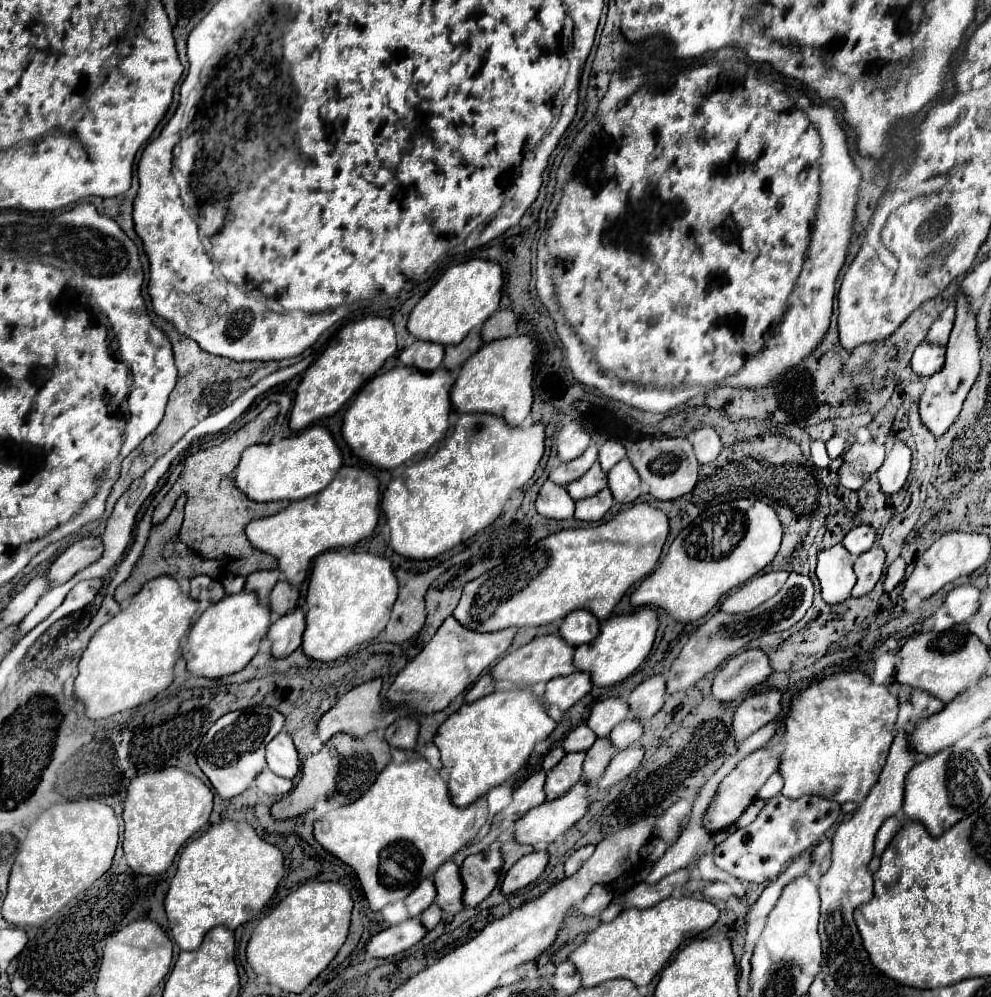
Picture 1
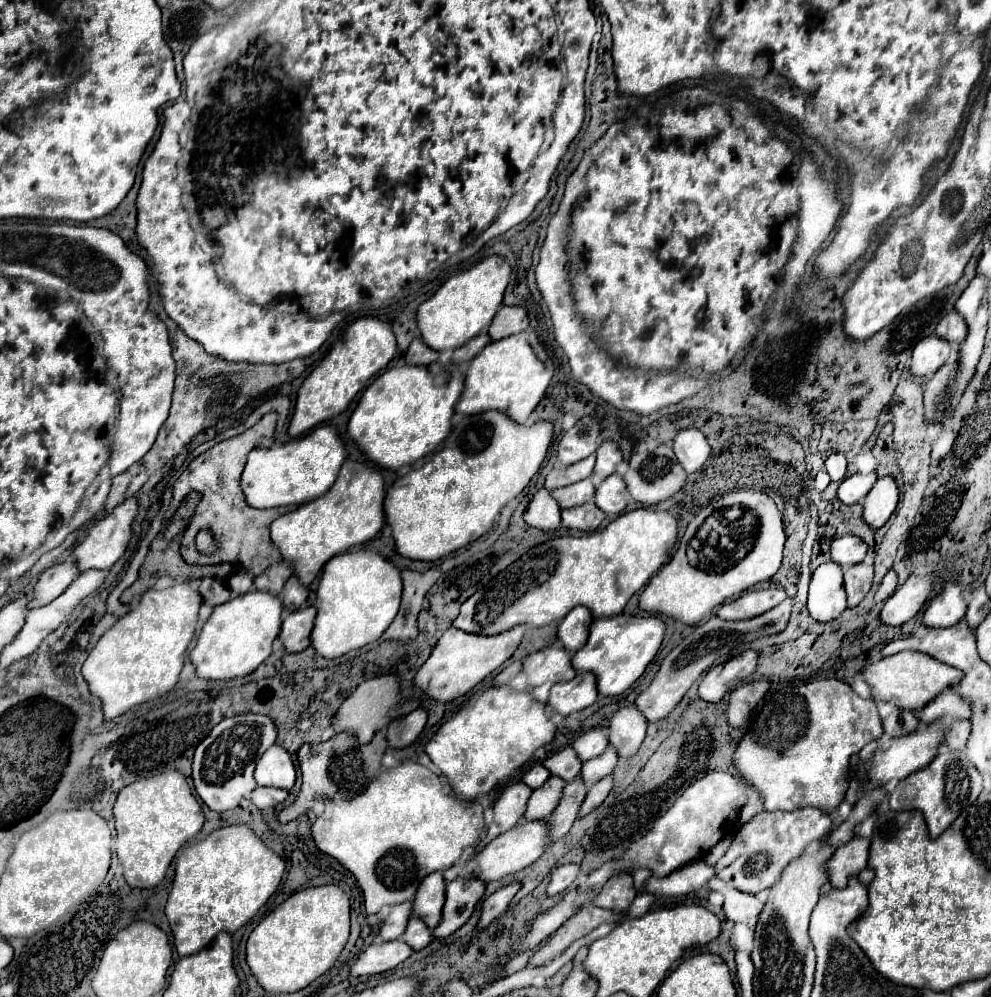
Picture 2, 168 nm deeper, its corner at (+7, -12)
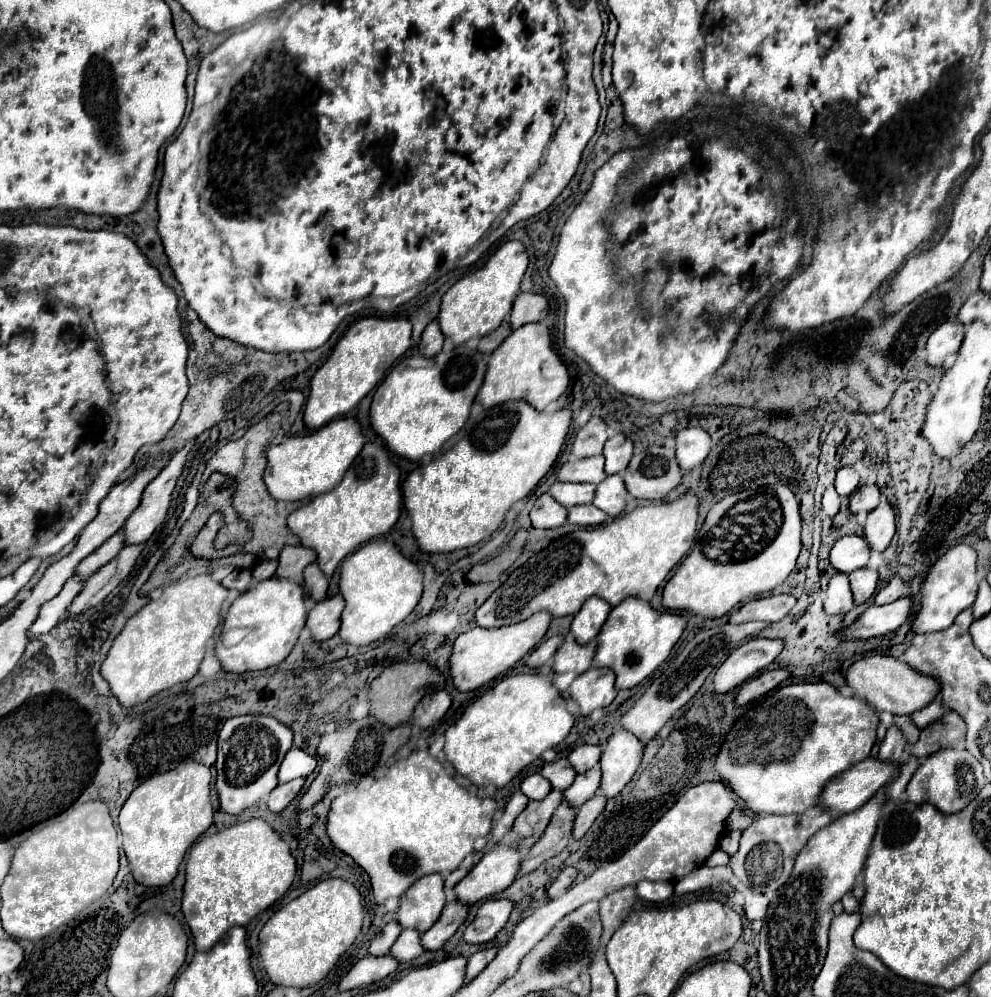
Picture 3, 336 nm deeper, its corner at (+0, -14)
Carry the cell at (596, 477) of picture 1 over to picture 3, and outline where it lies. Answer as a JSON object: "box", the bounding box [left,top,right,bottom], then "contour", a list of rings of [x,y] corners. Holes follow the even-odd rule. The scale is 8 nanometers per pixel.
{"box":[550,482,596,508],"contour":[[[554,482],[550,494],[566,508],[590,504],[594,500],[596,484],[572,484],[572,482]]]}

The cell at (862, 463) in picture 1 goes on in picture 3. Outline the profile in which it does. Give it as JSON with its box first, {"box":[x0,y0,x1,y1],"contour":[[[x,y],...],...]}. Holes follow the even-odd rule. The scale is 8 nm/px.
{"box":[850,484,880,514],"contour":[[[862,484],[852,496],[850,496],[850,510],[854,514],[860,514],[860,512],[870,512],[874,510],[878,504],[880,504],[880,490],[876,484]]]}

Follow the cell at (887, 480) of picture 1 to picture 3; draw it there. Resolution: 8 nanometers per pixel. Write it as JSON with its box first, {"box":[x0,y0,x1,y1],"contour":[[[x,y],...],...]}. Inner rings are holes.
{"box":[864,500,896,552],"contour":[[[882,500],[878,508],[874,508],[868,514],[866,526],[864,526],[864,536],[866,542],[870,544],[872,550],[882,552],[890,544],[892,536],[896,532],[896,514],[894,508],[888,500]]]}

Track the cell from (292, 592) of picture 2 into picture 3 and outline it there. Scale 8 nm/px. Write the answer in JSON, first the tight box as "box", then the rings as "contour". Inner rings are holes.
{"box":[304,562,328,602],"contour":[[[314,562],[304,570],[304,594],[306,598],[320,602],[326,598],[326,592],[328,592],[328,578],[318,570]]]}

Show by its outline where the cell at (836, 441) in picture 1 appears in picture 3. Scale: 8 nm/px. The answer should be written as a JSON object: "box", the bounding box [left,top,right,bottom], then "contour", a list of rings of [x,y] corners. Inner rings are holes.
{"box":[834,466,860,496],"contour":[[[842,466],[838,470],[834,486],[840,496],[850,496],[858,488],[858,484],[860,484],[860,476],[856,474],[856,470],[852,466]]]}

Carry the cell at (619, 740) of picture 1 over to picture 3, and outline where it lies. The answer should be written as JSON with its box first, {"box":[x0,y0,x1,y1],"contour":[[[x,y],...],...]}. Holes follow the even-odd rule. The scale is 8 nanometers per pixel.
{"box":[564,766,602,806],"contour":[[[600,766],[596,768],[590,768],[588,772],[584,774],[578,774],[574,784],[564,790],[564,798],[572,804],[572,806],[582,806],[586,800],[590,800],[598,788],[600,788],[600,780],[602,780],[602,772],[600,772]]]}

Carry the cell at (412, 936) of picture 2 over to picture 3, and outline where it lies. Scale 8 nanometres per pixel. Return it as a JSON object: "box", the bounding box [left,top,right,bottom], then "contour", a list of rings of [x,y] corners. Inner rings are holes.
{"box":[390,928,424,962],"contour":[[[406,928],[402,930],[402,934],[398,936],[398,940],[394,942],[390,954],[394,958],[398,958],[400,962],[408,962],[408,960],[414,960],[418,958],[420,954],[424,952],[424,946],[420,944],[420,932],[412,930],[412,928]]]}

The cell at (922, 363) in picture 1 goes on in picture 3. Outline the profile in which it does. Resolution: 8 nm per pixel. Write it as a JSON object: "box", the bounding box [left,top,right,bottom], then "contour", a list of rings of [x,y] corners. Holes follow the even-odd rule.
{"box":[926,322,964,366],"contour":[[[944,322],[932,332],[926,342],[926,362],[930,366],[942,366],[948,354],[958,352],[964,340],[964,326],[958,322]]]}

